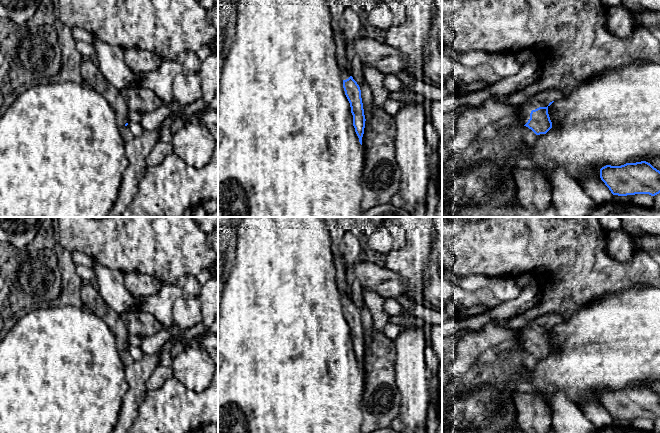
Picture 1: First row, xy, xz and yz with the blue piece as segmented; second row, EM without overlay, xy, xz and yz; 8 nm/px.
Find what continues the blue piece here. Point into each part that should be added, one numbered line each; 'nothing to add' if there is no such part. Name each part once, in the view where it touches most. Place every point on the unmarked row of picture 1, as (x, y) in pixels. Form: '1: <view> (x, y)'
1: yz (542, 323)

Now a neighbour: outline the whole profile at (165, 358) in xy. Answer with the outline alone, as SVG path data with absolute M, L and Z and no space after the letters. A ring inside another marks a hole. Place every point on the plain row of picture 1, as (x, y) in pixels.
M172 337L169 341L167 341L160 350L160 365L165 367L171 367L173 359L171 357L171 350L174 345L179 342L177 338Z

